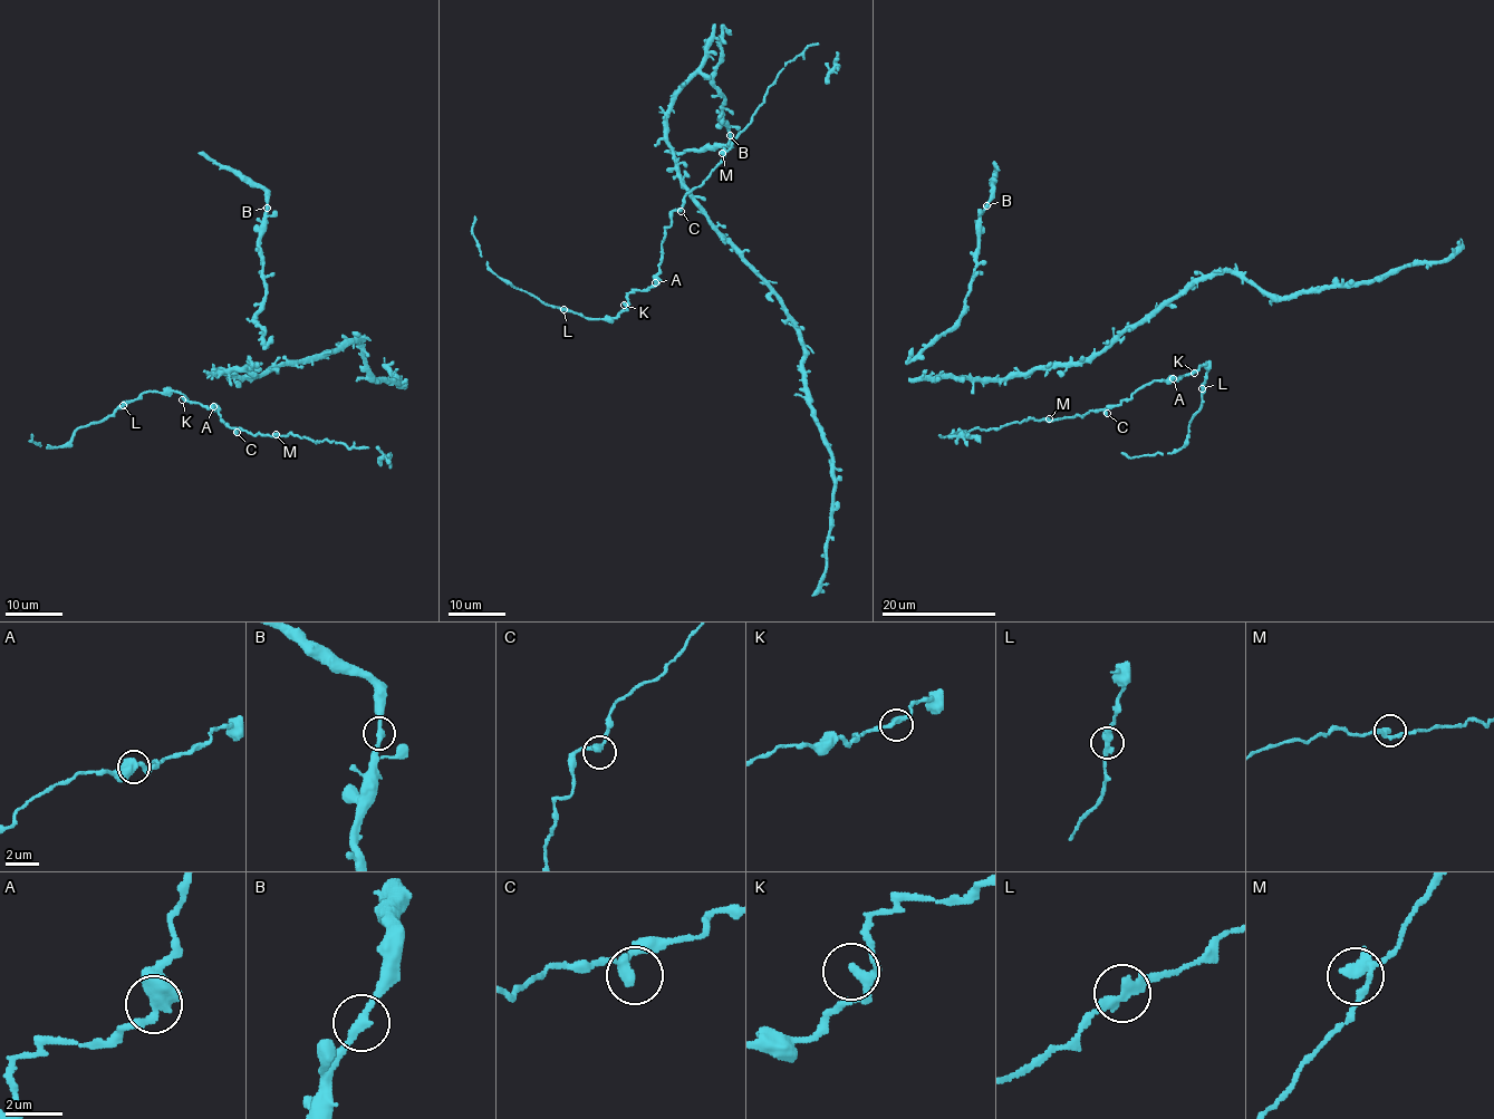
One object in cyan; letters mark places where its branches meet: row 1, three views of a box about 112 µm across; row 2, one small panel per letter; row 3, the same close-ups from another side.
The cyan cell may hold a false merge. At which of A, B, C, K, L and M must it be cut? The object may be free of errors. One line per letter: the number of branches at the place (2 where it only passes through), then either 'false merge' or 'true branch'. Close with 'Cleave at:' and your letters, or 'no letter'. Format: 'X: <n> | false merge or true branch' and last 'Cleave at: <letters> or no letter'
A: 2 | true branch
B: 2 | true branch
C: 2 | true branch
K: 2 | true branch
L: 2 | true branch
M: 2 | true branch
Cleave at: no letter

